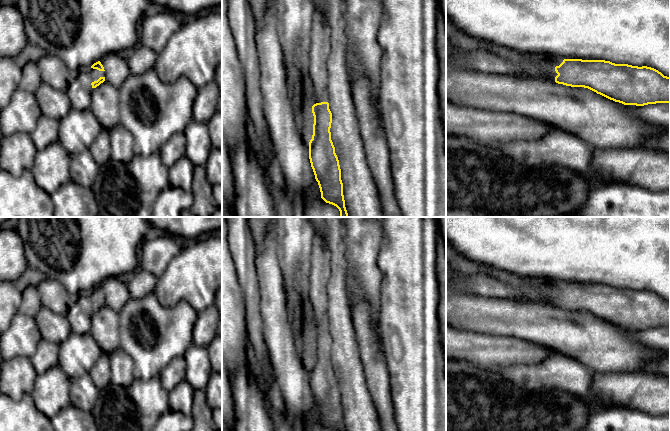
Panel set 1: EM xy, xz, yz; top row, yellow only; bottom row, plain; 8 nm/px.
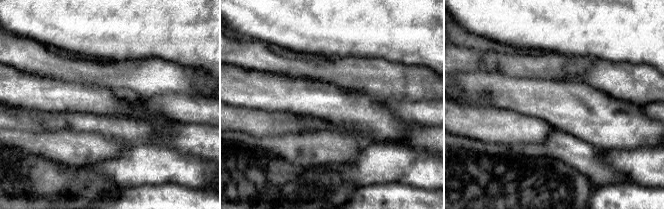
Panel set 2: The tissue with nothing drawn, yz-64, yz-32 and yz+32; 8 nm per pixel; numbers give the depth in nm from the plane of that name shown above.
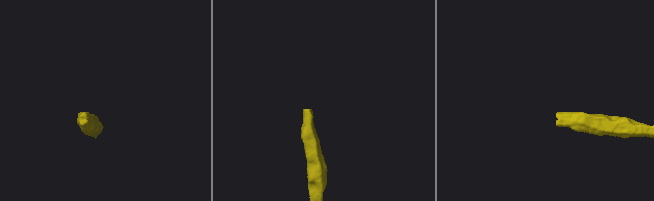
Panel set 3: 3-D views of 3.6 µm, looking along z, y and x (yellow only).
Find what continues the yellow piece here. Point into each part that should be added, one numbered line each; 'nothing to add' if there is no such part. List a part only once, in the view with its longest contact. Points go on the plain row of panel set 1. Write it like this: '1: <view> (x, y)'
1: xz (320, 272)

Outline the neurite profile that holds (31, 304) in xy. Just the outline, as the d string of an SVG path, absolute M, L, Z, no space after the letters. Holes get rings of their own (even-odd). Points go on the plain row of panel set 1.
M35 286L27 287L22 292L19 312L26 316L35 317L42 307L41 298L37 288Z

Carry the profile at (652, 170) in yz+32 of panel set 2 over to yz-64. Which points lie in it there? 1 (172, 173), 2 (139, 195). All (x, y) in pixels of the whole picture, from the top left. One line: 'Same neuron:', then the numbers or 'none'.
Same neuron: 1

